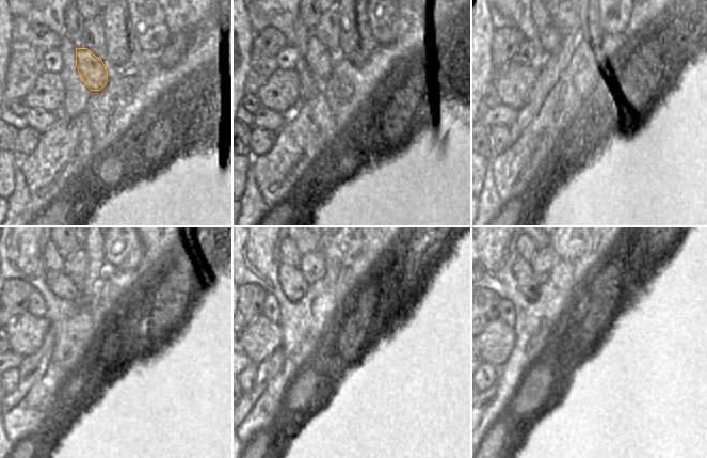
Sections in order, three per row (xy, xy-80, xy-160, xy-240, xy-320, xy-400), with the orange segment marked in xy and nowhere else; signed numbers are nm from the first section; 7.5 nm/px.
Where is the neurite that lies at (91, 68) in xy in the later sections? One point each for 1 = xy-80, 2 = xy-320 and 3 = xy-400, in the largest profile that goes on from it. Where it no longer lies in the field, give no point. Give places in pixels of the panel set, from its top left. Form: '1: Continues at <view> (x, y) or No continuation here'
1: Continues at xy-80 (318, 59)
2: Continues at xy-320 (293, 285)
3: Continues at xy-400 (527, 283)

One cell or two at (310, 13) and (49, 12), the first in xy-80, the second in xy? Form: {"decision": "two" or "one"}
{"decision": "two"}

